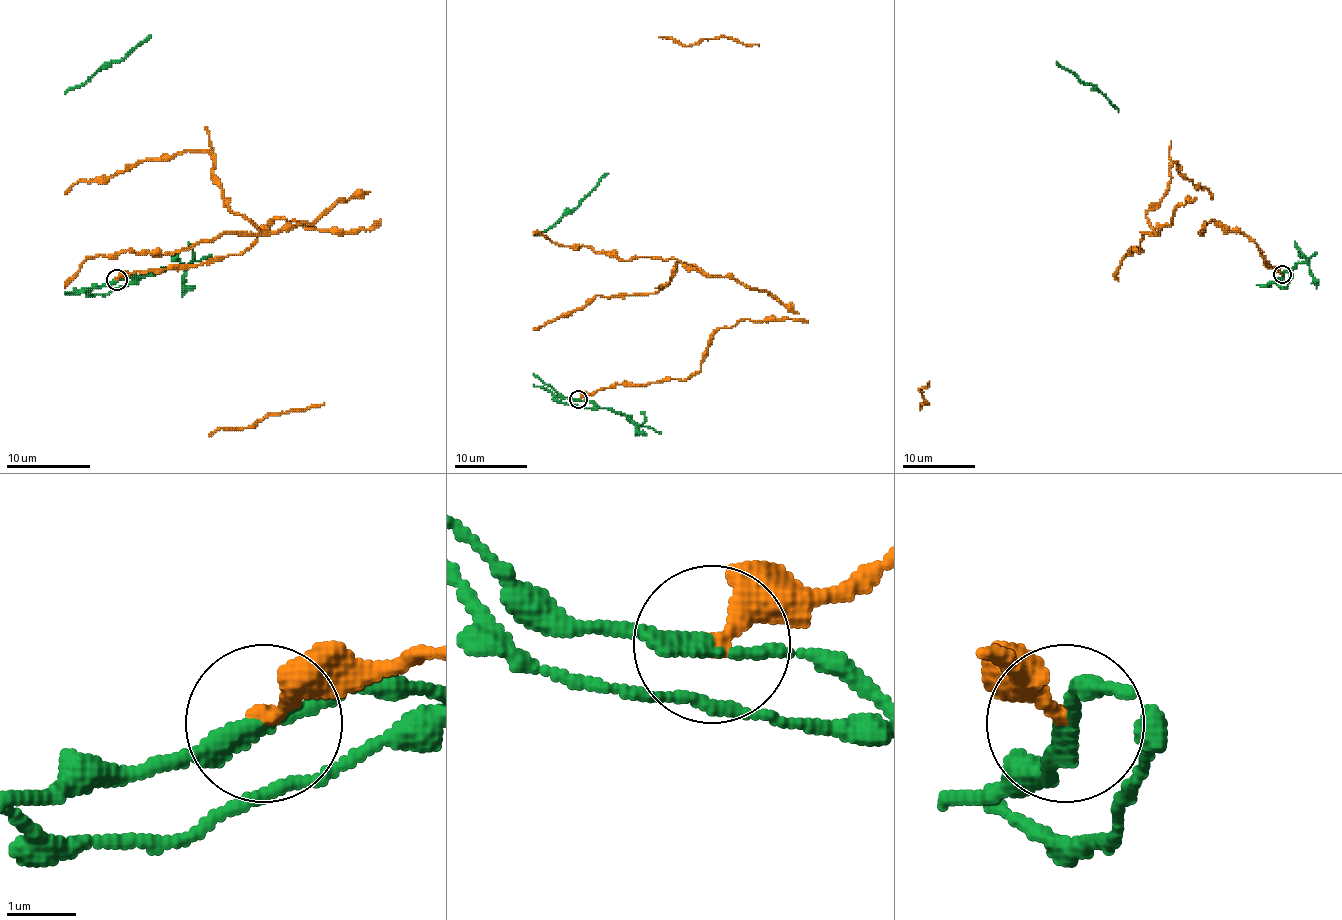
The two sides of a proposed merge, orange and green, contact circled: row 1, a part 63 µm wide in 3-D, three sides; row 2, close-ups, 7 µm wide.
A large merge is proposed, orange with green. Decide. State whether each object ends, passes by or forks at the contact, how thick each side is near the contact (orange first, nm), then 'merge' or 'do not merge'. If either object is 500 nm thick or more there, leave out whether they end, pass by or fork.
orange ends there; green passes by; 280 nm thick on the orange side, 240 nm on the other; do not merge

